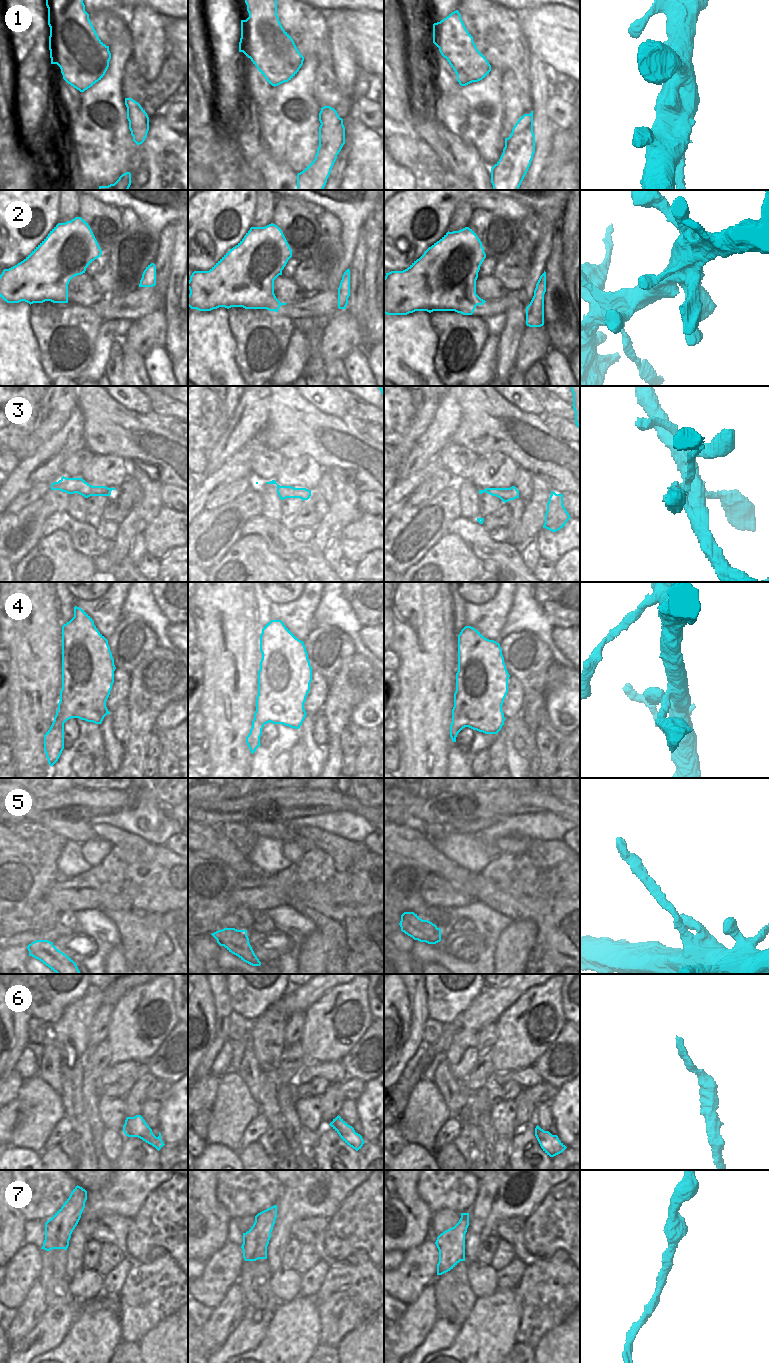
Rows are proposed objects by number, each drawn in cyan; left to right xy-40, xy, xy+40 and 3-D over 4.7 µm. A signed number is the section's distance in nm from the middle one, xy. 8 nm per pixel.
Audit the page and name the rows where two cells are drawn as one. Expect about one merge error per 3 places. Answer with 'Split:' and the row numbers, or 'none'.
Split: 1, 5

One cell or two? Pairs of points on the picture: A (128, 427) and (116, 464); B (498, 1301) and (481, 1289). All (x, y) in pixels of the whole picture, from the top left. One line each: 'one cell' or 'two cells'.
A: two cells
B: two cells

